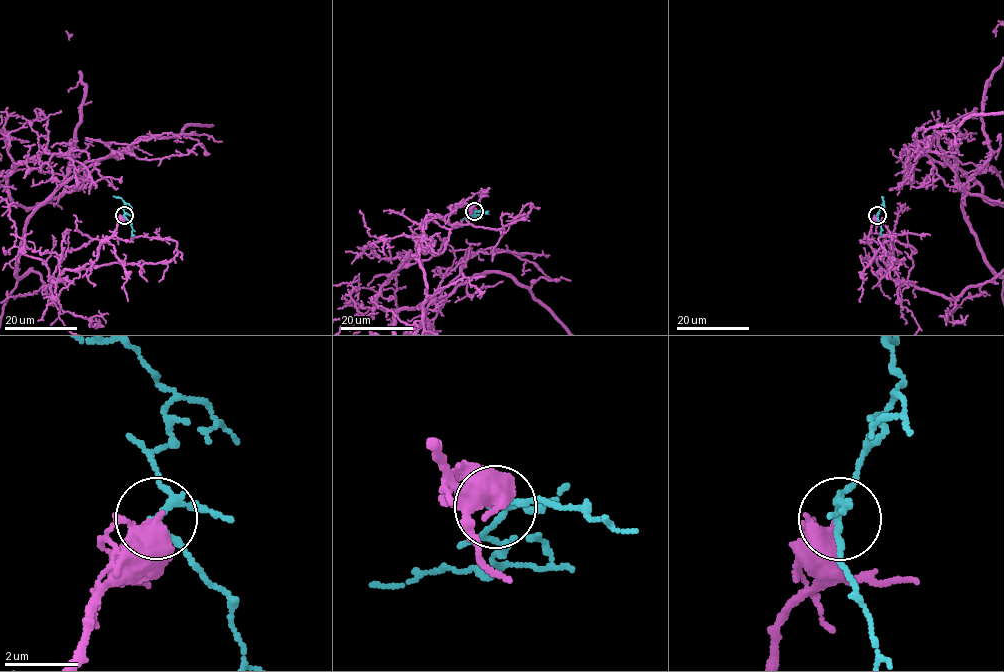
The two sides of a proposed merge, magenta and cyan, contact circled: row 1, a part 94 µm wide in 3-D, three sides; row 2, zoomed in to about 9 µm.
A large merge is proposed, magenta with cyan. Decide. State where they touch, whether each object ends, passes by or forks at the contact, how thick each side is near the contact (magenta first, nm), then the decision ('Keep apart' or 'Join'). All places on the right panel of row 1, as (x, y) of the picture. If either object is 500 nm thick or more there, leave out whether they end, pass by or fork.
Place: (877, 215). At the ring magenta passes by. At the ring cyan forks. Thickness 420 nm (magenta) against 160 nm. Join

